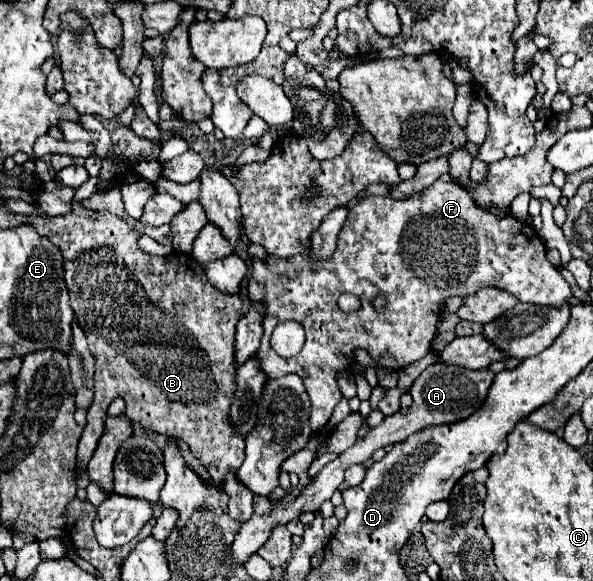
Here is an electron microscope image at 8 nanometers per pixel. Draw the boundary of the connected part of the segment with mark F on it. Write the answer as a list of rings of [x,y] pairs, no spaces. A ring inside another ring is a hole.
[[[436,180],[432,186],[428,186],[424,192],[420,192],[420,196],[412,196],[412,198],[408,198],[408,200],[392,200],[390,196],[368,196],[368,198],[364,198],[362,202],[358,202],[354,208],[350,208],[348,218],[346,218],[346,222],[344,222],[344,226],[342,226],[342,230],[340,230],[340,234],[338,234],[338,248],[336,248],[336,252],[334,252],[334,256],[332,256],[330,262],[310,262],[306,254],[298,254],[298,256],[286,258],[286,260],[268,256],[266,262],[252,258],[252,278],[250,278],[250,282],[248,282],[248,296],[250,296],[250,300],[262,300],[262,302],[266,302],[264,336],[262,336],[262,344],[260,344],[260,350],[258,350],[258,358],[260,358],[260,364],[262,364],[264,372],[268,374],[268,378],[286,376],[286,374],[298,374],[298,376],[304,380],[304,386],[306,386],[306,390],[308,390],[308,394],[310,394],[310,400],[312,400],[310,426],[312,426],[312,430],[316,432],[316,430],[320,430],[320,428],[326,426],[328,418],[332,416],[334,406],[336,406],[336,404],[340,402],[340,398],[342,398],[342,394],[340,394],[340,390],[338,390],[338,384],[336,384],[336,374],[338,374],[338,370],[344,370],[344,368],[350,366],[350,362],[354,362],[354,350],[356,350],[356,348],[364,348],[368,354],[376,354],[376,362],[378,362],[378,365],[382,368],[388,370],[402,370],[402,368],[406,368],[408,364],[412,364],[412,362],[424,358],[424,356],[432,350],[430,344],[432,344],[432,338],[434,338],[434,334],[436,334],[436,324],[438,324],[438,316],[440,316],[440,312],[438,312],[438,310],[440,310],[440,304],[442,304],[446,298],[450,298],[450,296],[462,296],[462,298],[466,298],[466,296],[478,292],[478,290],[484,288],[484,286],[502,288],[502,290],[514,294],[520,302],[530,302],[530,304],[538,304],[538,306],[550,306],[550,308],[570,306],[568,298],[574,296],[574,294],[572,294],[572,286],[570,286],[570,284],[564,280],[564,276],[546,260],[546,246],[544,246],[544,242],[540,240],[540,236],[536,234],[536,230],[534,230],[532,226],[528,226],[526,222],[516,220],[514,216],[494,216],[494,214],[490,214],[490,212],[484,212],[482,208],[478,208],[478,206],[474,204],[470,192],[468,192],[464,186],[460,186],[460,184],[452,182],[452,180],[448,180],[448,182]],[[342,292],[352,292],[352,294],[356,294],[356,296],[360,298],[360,302],[362,302],[362,308],[360,308],[358,312],[354,312],[354,314],[342,312],[342,310],[338,308],[338,296],[340,296]],[[376,294],[386,294],[386,300],[388,300],[386,306],[384,306],[384,310],[380,310],[380,312],[372,306],[372,298],[374,298]],[[286,320],[296,320],[296,322],[300,322],[300,324],[304,326],[304,330],[306,330],[306,344],[304,344],[302,352],[300,352],[298,356],[294,356],[294,358],[282,358],[282,356],[278,356],[278,354],[272,350],[272,346],[270,346],[272,330],[274,330],[280,322],[286,322]]]

